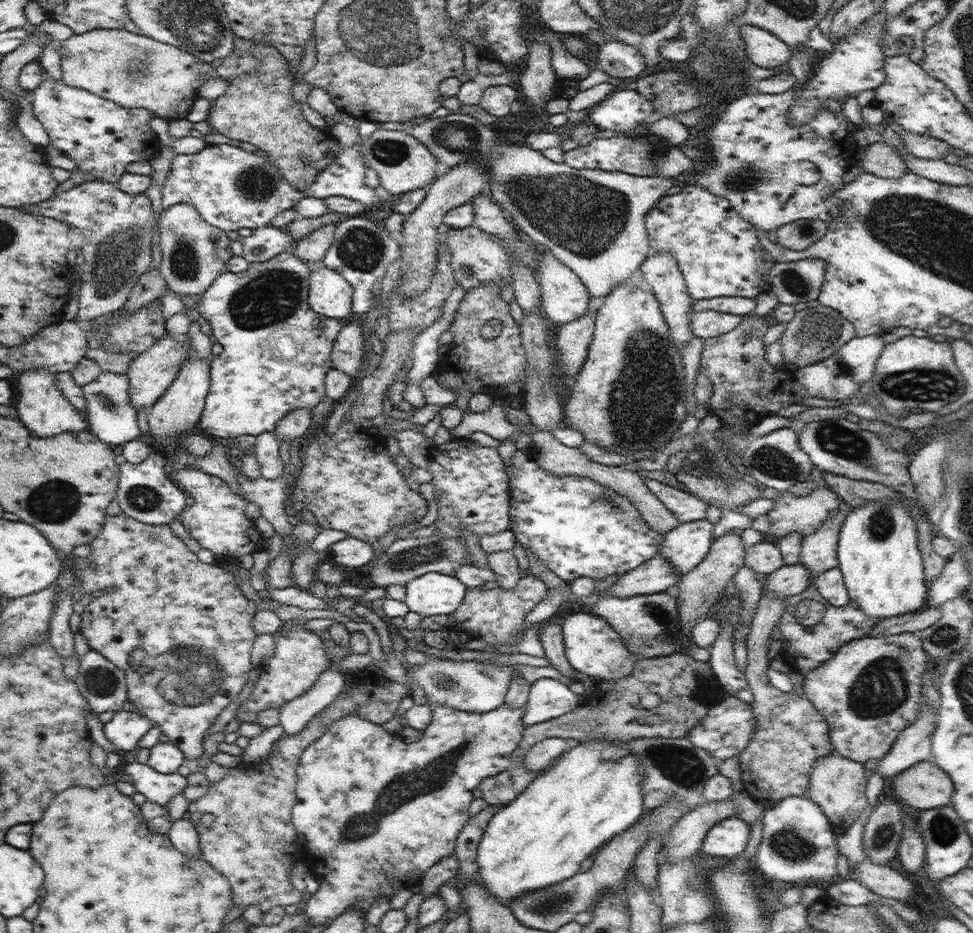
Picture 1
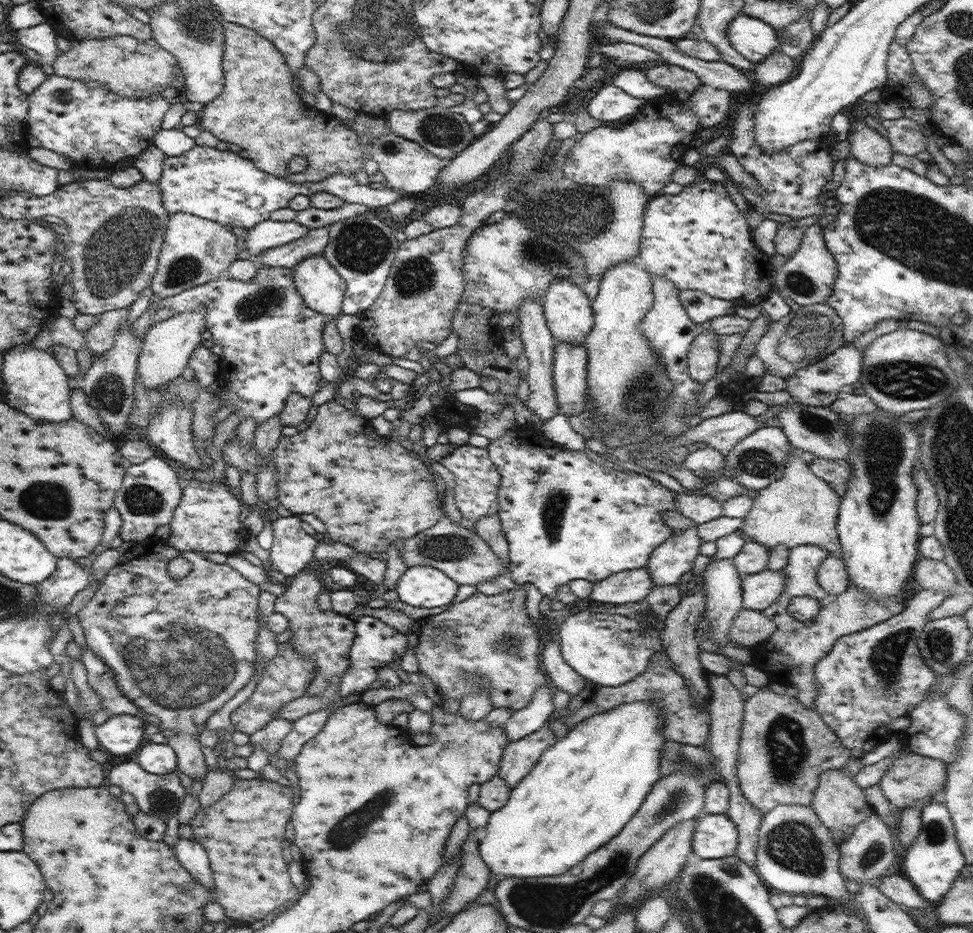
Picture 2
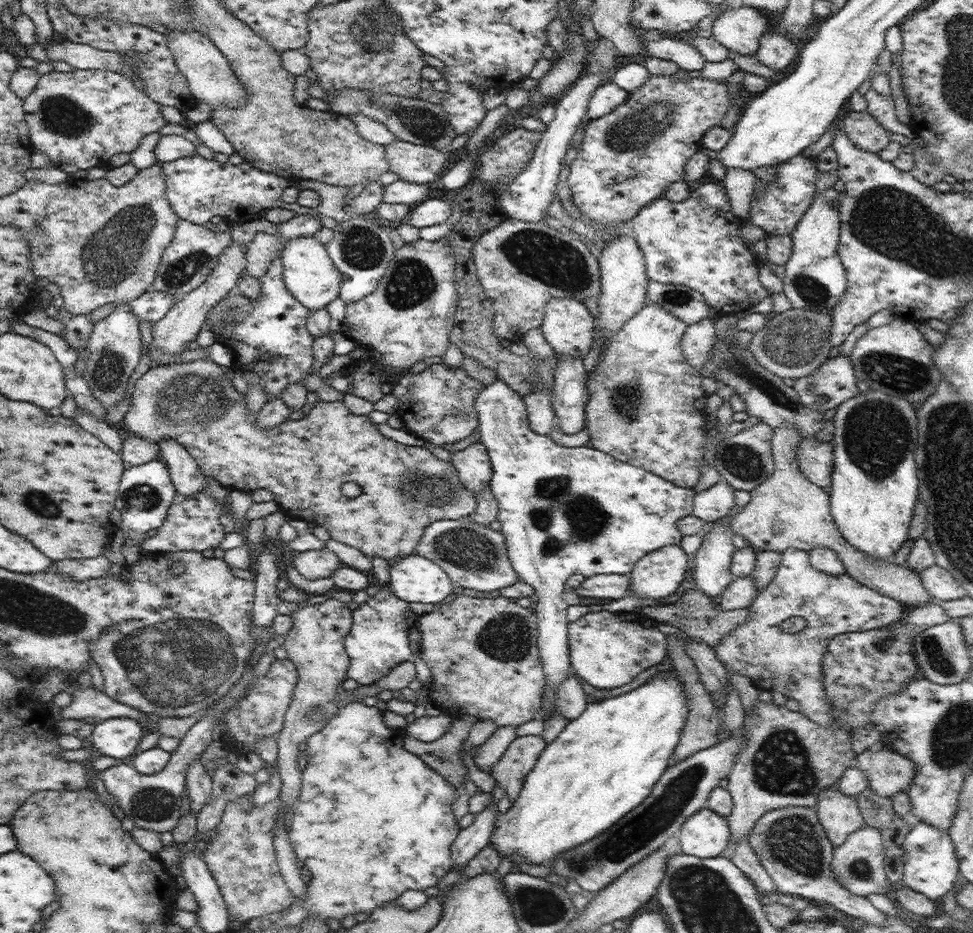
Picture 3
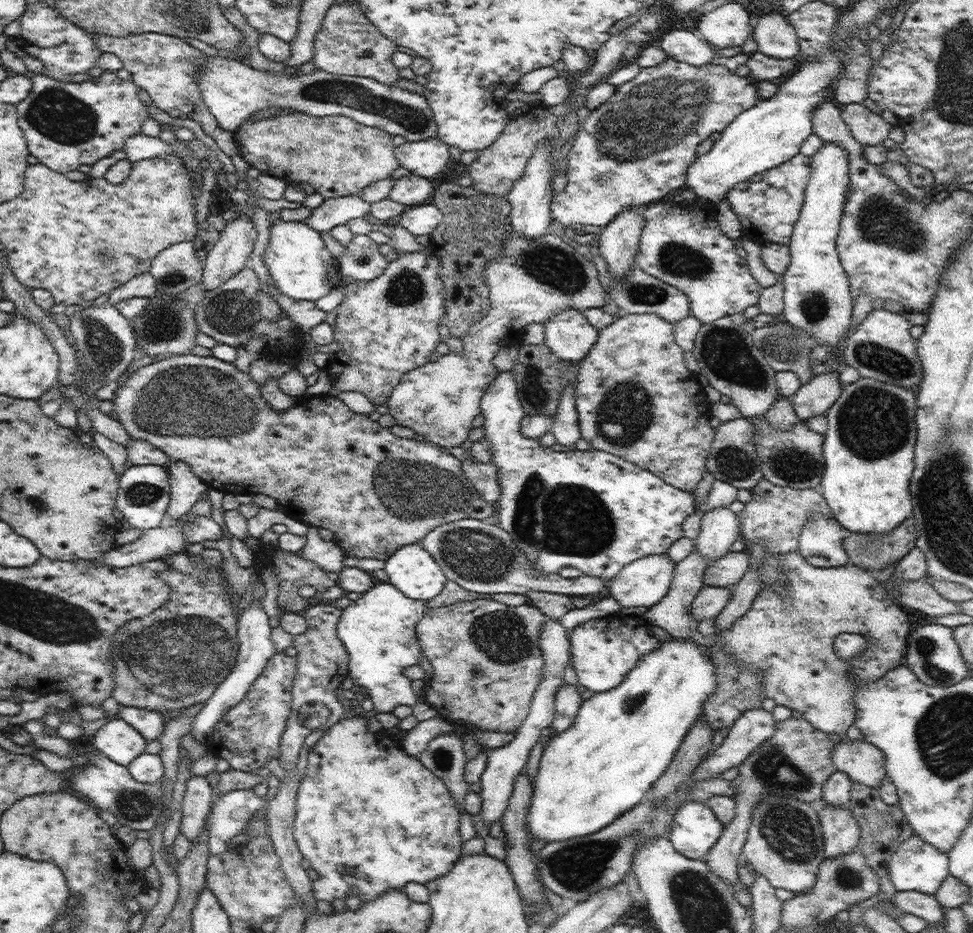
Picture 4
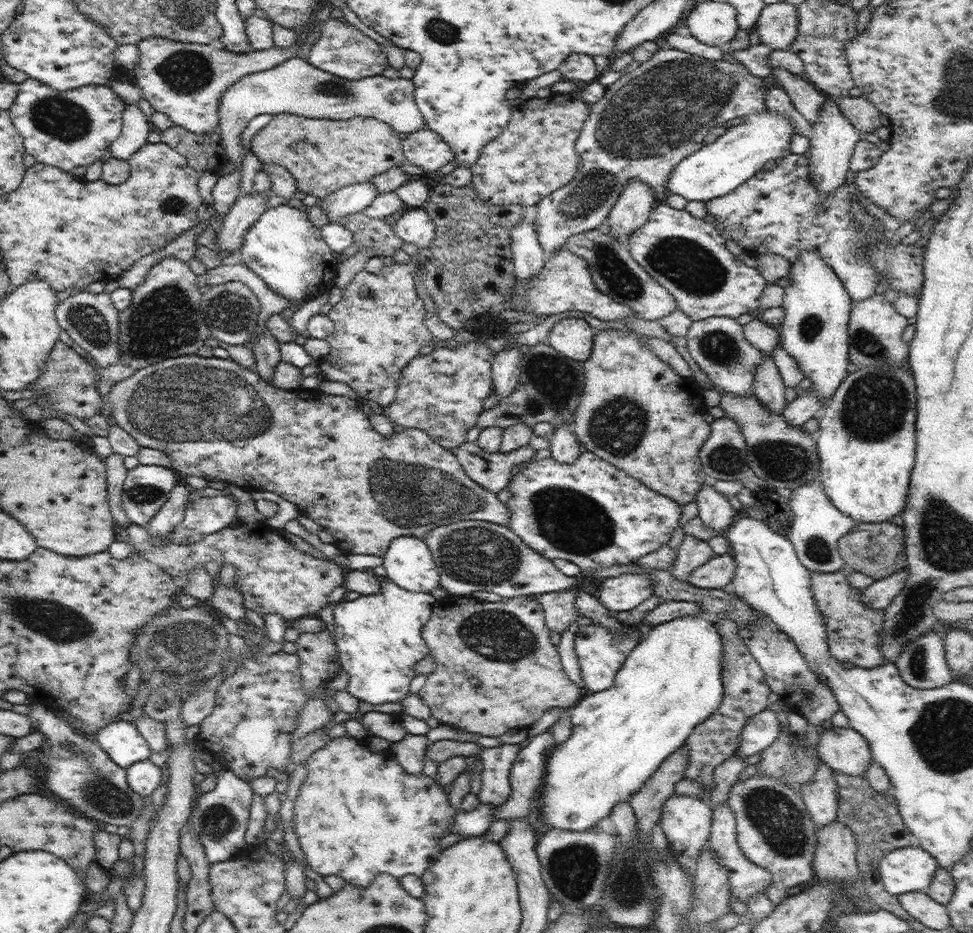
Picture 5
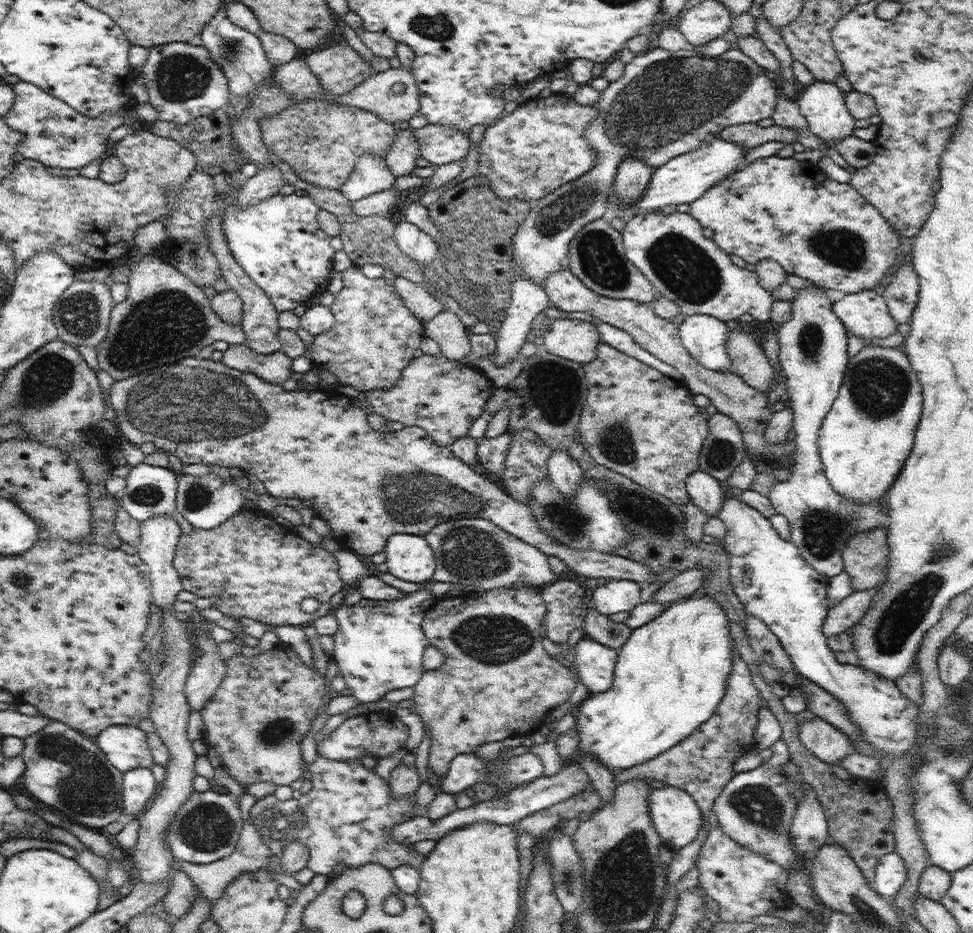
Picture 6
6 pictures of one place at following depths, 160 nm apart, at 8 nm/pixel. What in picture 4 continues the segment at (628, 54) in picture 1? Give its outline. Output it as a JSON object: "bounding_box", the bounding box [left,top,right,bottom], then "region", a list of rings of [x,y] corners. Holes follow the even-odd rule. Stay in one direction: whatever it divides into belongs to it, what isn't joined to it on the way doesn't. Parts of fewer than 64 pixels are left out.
{"bounding_box":[660,30,716,66],"region":[[[674,30],[664,34],[660,48],[678,62],[687,62],[692,66],[702,66],[716,56],[716,51],[710,49],[704,40],[694,34],[694,31]]]}

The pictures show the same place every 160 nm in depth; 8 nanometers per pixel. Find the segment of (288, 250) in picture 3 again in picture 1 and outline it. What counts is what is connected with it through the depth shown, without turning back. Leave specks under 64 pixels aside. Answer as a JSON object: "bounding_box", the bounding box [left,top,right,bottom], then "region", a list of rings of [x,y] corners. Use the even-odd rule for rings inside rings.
{"bounding_box":[309,267,353,319],"region":[[[325,267],[309,274],[309,305],[328,318],[342,319],[352,314],[353,286],[339,273]]]}

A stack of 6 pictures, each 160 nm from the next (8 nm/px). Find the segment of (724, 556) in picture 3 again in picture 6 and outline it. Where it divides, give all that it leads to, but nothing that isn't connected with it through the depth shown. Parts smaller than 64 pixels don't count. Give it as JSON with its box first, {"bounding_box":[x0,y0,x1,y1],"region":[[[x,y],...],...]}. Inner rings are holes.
{"bounding_box":[686,470,725,517],"region":[[[695,470],[686,478],[686,490],[691,501],[710,517],[716,517],[725,501],[720,481],[703,470]]]}

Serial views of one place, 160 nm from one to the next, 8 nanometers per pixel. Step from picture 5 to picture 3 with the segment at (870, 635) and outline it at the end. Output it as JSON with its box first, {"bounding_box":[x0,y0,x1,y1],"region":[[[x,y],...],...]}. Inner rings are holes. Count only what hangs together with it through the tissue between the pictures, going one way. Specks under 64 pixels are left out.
{"bounding_box":[713,548,904,728],"region":[[[788,548],[781,553],[781,562],[774,579],[758,597],[752,600],[748,608],[750,619],[734,629],[730,635],[721,638],[720,644],[713,647],[718,660],[721,660],[730,671],[748,675],[756,690],[779,692],[788,699],[795,700],[812,722],[820,726],[844,728],[839,718],[833,716],[833,706],[826,697],[822,676],[822,659],[826,654],[830,639],[845,633],[862,633],[866,630],[884,628],[902,620],[904,604],[879,594],[868,586],[854,581],[850,574],[826,574],[814,569],[810,564],[808,551]],[[792,617],[802,617],[808,626],[797,634],[785,634],[780,628],[782,622]]]}

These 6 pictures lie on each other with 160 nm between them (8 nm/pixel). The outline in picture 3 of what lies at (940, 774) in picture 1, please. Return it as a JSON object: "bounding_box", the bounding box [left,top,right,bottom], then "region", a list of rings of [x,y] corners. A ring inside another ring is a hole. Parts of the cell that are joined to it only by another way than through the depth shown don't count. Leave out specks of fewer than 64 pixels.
{"bounding_box":[854,748,917,799],"region":[[[886,748],[876,752],[866,749],[856,755],[854,767],[861,768],[867,774],[870,788],[891,799],[899,792],[908,790],[917,773],[917,764],[913,760]]]}

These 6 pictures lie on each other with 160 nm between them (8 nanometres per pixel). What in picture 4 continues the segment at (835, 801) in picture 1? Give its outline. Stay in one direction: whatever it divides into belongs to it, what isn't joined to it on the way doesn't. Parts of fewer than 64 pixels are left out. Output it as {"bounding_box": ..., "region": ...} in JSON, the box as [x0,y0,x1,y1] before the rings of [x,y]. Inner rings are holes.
{"bounding_box":[819,804,860,859],"region":[[[826,804],[819,812],[819,821],[826,859],[844,856],[858,848],[860,825],[850,809]]]}

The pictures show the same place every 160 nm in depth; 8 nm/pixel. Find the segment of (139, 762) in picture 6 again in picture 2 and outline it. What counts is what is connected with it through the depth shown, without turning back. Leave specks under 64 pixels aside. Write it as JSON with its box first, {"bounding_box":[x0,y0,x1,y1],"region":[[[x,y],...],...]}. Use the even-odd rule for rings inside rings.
{"bounding_box":[95,714,144,754],"region":[[[111,714],[104,723],[95,727],[95,735],[106,752],[128,754],[142,744],[144,725],[139,716]]]}

